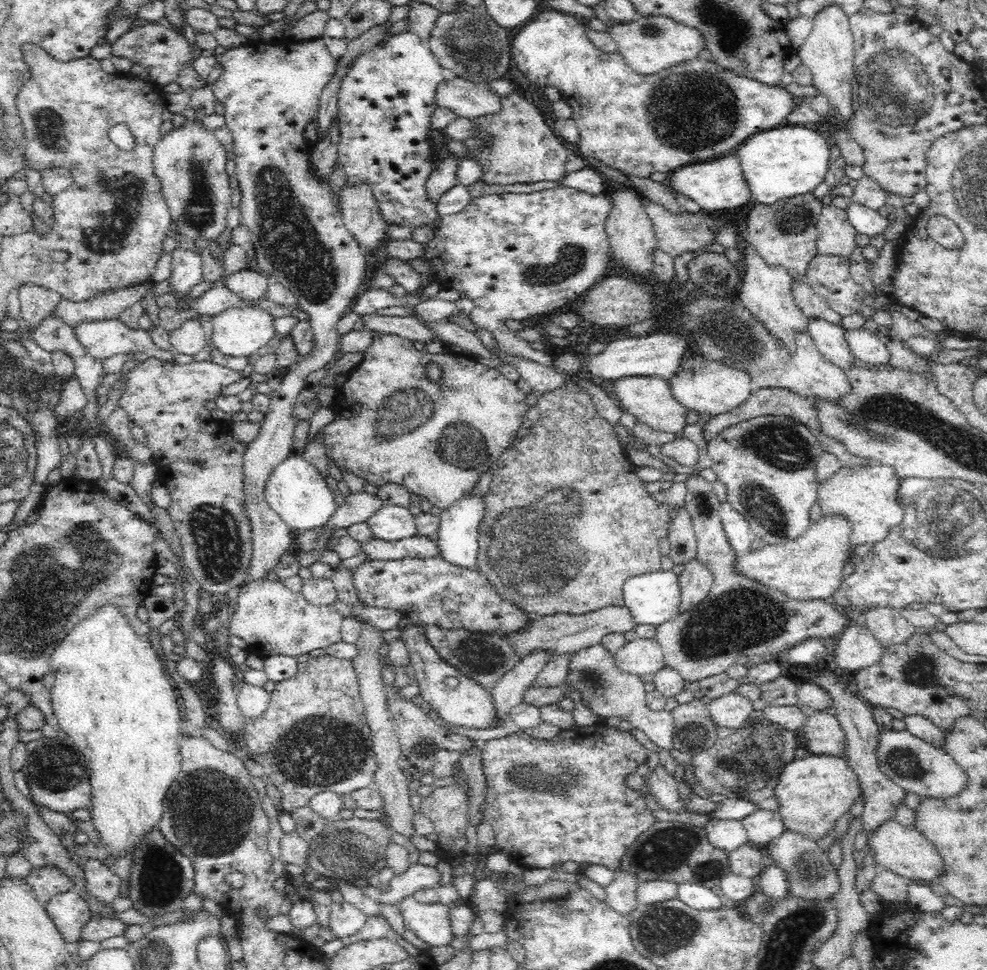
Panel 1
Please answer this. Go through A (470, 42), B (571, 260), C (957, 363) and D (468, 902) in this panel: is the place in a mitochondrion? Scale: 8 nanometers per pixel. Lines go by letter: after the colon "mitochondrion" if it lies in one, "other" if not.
A: mitochondrion
B: mitochondrion
C: other
D: other

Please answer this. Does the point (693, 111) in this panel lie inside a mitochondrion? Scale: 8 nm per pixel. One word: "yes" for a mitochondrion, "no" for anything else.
yes

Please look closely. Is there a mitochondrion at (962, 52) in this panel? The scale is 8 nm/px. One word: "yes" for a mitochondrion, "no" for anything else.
no

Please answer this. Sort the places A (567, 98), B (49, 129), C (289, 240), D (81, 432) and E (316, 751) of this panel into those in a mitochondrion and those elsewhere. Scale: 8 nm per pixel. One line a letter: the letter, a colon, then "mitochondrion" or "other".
A: other
B: mitochondrion
C: mitochondrion
D: other
E: mitochondrion

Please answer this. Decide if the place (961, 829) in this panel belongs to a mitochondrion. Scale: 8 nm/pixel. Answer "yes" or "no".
yes

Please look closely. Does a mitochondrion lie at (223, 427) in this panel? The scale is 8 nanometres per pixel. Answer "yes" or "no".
no

